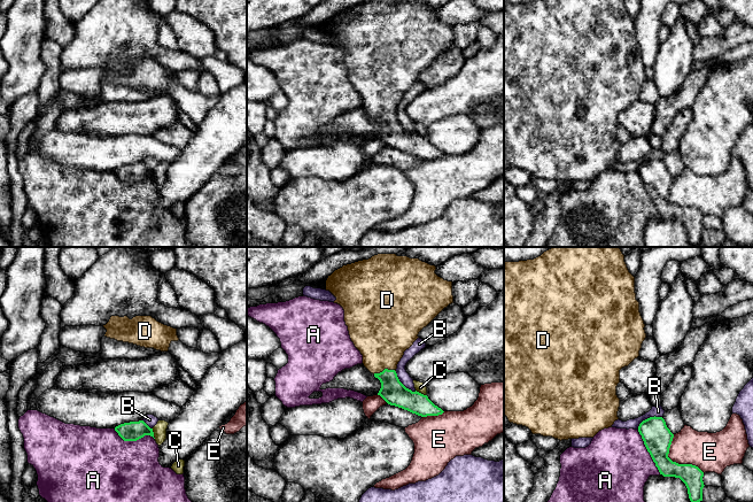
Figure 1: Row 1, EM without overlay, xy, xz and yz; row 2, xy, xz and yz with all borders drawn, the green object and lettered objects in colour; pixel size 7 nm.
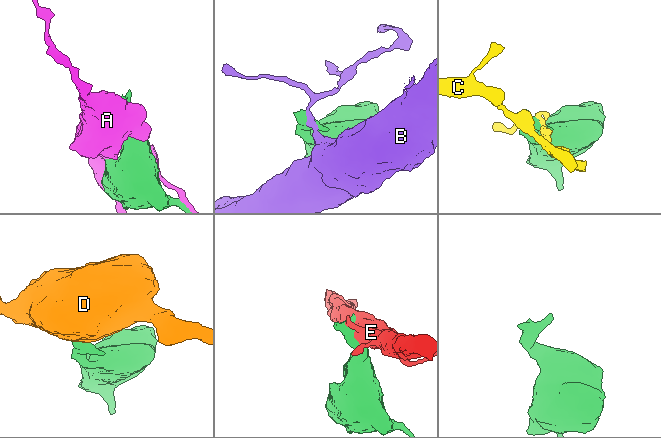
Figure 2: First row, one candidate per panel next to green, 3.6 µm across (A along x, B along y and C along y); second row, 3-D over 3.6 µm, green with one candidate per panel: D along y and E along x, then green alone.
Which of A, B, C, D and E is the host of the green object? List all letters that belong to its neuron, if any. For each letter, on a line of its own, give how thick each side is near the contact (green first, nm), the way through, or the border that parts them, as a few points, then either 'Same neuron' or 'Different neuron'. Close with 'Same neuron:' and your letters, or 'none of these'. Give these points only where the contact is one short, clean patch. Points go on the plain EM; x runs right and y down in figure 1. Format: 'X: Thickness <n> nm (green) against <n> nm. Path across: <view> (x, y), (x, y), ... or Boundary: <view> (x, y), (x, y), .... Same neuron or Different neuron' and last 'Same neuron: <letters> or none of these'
A: Thickness 200 nm (green) against 480 nm. Different neuron
B: Thickness 200 nm (green) against 80 nm. Boundary: yz (661, 159), (645, 161), (637, 171). Different neuron
C: Thickness 170 nm (green) against 70 nm. Boundary: xz (416, 132), (426, 138). Different neuron
D: Thickness 170 nm (green) against 400 nm. Path across: xz (393, 133), (385, 112), (381, 102), (381, 76). Same neuron
E: Thickness 200 nm (green) against 260 nm. Different neuron
Same neuron: D

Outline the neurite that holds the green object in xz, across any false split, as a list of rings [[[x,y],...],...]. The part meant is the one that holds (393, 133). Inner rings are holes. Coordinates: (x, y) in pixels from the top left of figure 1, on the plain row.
[[[371,0],[343,8],[335,13],[326,23],[329,33],[344,53],[344,64],[355,90],[363,98],[364,109],[381,125],[378,136],[388,147],[402,150],[421,160],[438,159],[444,154],[435,148],[427,138],[412,134],[398,122],[397,107],[413,85],[419,75],[426,70],[444,51],[453,46],[452,24],[444,23],[435,16],[436,9],[419,1],[410,0]]]

